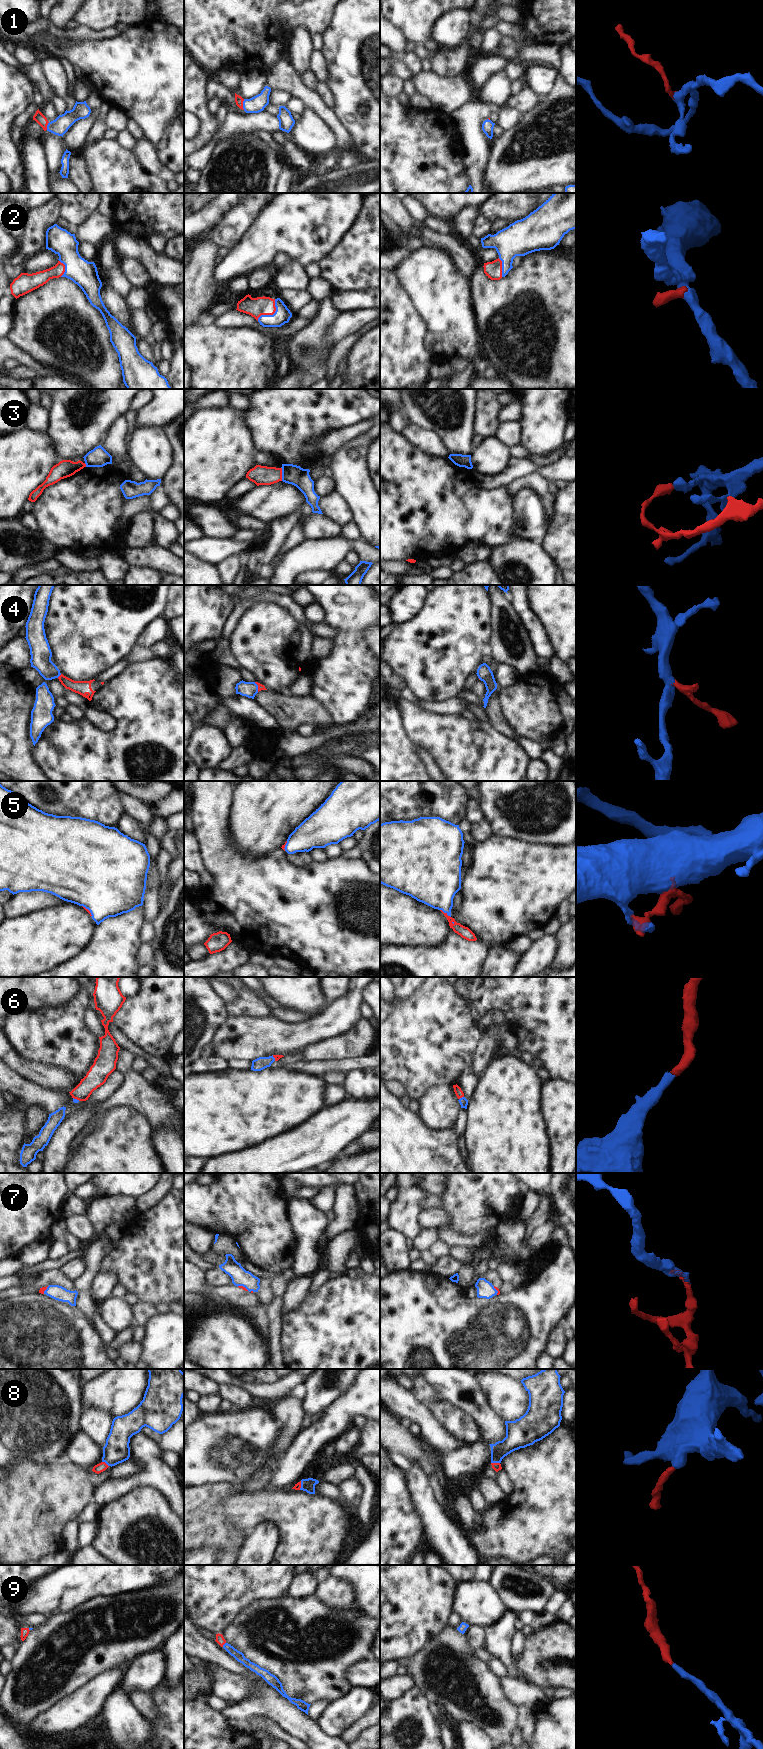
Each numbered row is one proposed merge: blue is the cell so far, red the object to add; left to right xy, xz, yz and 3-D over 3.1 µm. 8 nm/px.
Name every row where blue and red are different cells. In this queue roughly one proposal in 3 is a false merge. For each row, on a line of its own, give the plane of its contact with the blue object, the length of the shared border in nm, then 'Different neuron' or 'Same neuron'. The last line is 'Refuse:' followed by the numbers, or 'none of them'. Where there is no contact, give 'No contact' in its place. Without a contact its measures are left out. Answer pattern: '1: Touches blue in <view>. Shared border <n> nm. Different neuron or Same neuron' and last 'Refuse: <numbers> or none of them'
1: Touches blue in xz. Shared border 90 nm. Same neuron
2: Touches blue in xz. Shared border 220 nm. Same neuron
3: Touches blue in xz. Shared border 110 nm. Different neuron
4: Touches blue in xy. Shared border 50 nm. Same neuron
5: Touches blue in yz. Shared border 110 nm. Same neuron
6: Touches blue in yz. Shared border 50 nm. Same neuron
7: Touches blue in xz. Shared border 100 nm. Same neuron
8: Touches blue in yz. Shared border 70 nm. Same neuron
9: Touches blue in xz. Shared border 50 nm. Same neuron
Refuse: 3

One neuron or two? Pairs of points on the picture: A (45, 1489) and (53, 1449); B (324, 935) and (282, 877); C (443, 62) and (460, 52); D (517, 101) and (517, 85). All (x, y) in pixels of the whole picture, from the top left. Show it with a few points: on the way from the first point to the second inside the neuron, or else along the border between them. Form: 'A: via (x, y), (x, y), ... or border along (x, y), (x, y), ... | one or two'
A: border along (62, 1458), (48, 1462), (27, 1461) | two
B: via (312, 921), (282, 891) | one
C: via (447, 62), (450, 62), (456, 56) | one
D: border along (525, 84), (517, 93), (512, 94) | two

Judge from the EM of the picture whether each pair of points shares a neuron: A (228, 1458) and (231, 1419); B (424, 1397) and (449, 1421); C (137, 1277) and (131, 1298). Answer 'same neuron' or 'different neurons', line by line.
A: same neuron
B: same neuron
C: different neurons

